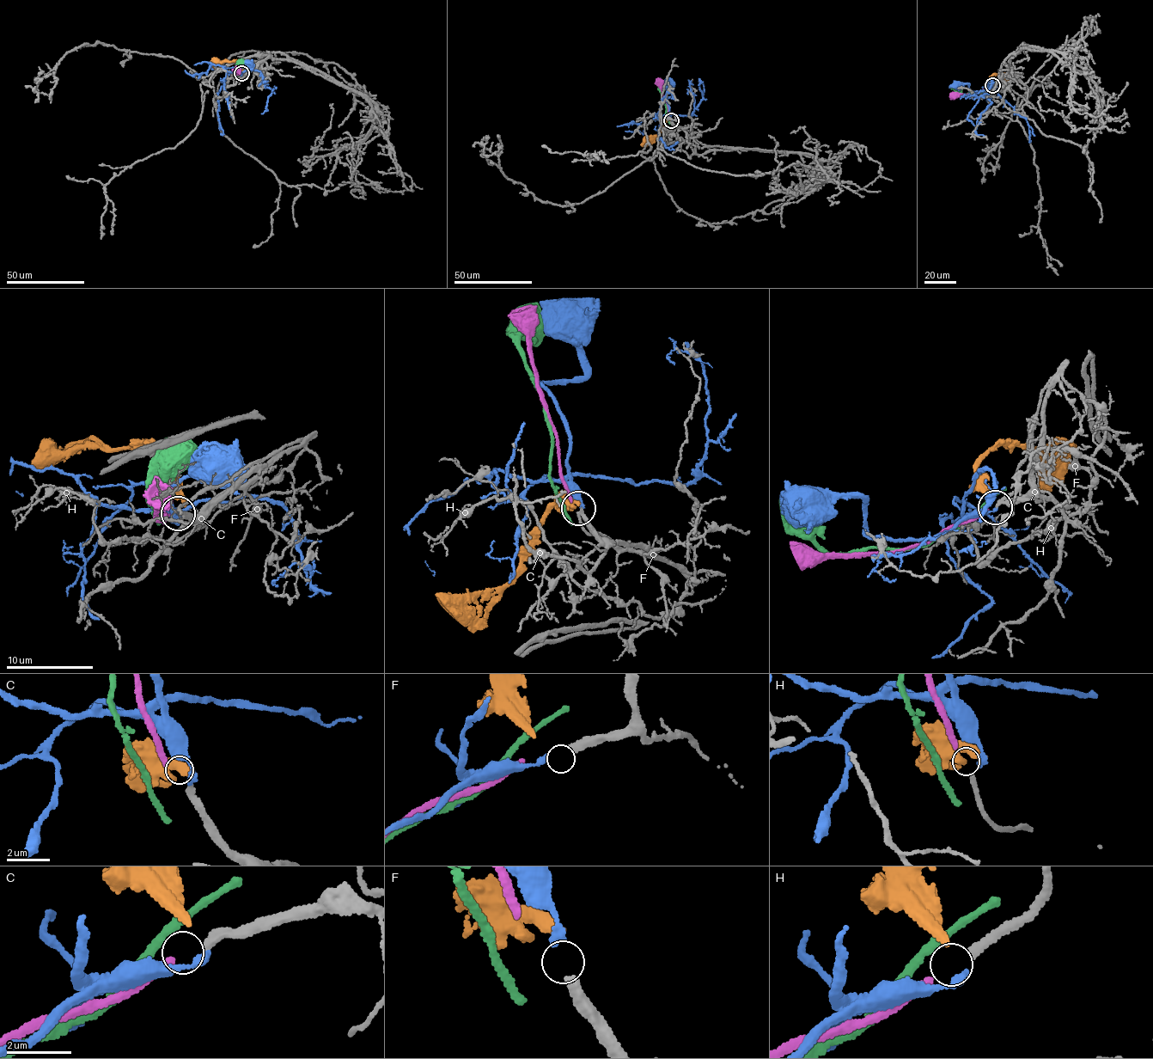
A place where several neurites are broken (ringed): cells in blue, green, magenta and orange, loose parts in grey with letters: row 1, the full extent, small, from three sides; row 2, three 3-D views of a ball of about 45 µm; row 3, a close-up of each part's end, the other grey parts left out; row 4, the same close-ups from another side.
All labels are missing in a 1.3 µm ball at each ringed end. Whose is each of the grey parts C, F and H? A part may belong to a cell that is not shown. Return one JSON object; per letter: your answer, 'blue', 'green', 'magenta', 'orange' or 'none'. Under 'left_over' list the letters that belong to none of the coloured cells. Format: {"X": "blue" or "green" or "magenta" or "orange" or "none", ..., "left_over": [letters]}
{"C": "none", "F": "blue", "H": "magenta", "left_over": ["C"]}

